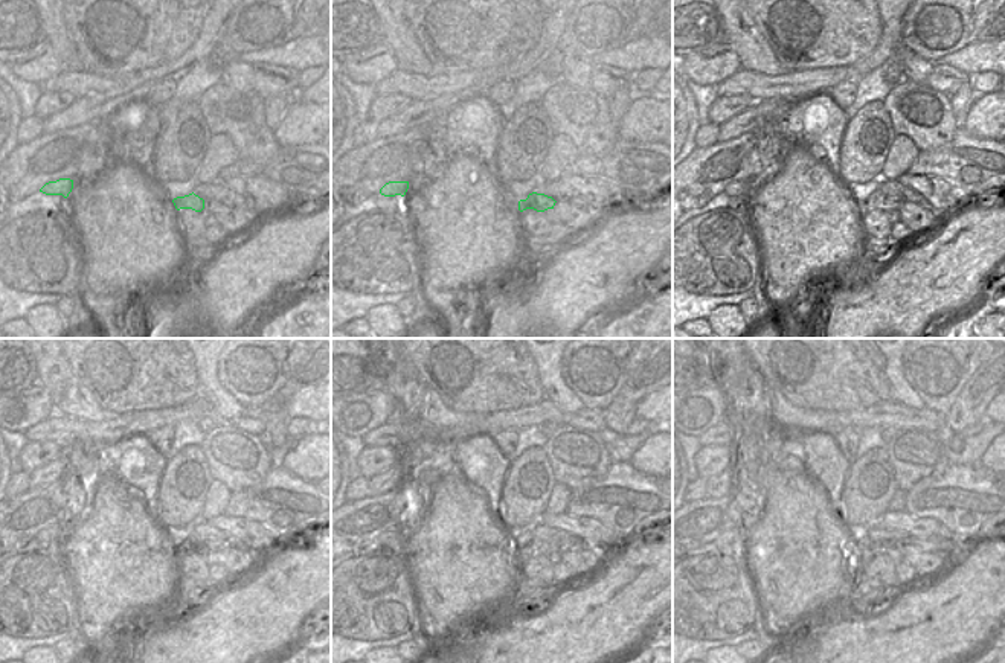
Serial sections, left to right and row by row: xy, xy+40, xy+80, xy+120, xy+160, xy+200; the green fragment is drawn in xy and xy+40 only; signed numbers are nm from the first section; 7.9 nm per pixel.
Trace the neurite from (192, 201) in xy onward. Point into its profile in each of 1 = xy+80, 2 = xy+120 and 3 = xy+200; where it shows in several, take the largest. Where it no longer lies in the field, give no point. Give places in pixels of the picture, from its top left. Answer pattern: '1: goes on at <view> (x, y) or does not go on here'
1: goes on at xy+80 (877, 200)
2: goes on at xy+120 (192, 541)
3: goes on at xy+200 (950, 546)

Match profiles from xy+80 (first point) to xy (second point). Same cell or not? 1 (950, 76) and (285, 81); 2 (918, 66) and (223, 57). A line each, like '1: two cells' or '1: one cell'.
1: one cell
2: two cells

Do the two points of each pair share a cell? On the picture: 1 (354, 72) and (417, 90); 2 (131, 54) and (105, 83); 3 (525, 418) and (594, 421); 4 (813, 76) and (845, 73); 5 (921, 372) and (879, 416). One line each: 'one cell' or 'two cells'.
1: two cells
2: two cells
3: one cell
4: one cell
5: two cells

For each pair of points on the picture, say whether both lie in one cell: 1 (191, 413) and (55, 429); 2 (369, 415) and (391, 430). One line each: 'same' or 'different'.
1: same
2: different

